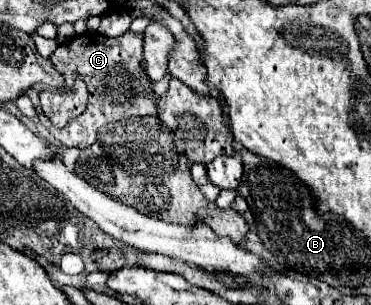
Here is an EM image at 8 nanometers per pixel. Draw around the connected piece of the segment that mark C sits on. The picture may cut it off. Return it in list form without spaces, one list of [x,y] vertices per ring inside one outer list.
[[[88,31],[84,35],[72,37],[64,45],[58,45],[58,49],[50,55],[50,61],[58,71],[62,71],[64,77],[70,77],[72,73],[80,73],[90,91],[86,111],[80,117],[76,117],[74,121],[70,121],[64,129],[56,129],[44,115],[40,106],[40,92],[51,88],[47,88],[46,84],[38,83],[25,93],[30,98],[39,121],[64,147],[86,149],[94,143],[94,139],[98,139],[98,129],[102,125],[108,125],[112,121],[130,119],[130,117],[156,115],[156,95],[152,95],[152,91],[150,91],[152,83],[144,77],[144,69],[140,69],[142,39],[144,39],[144,35],[134,33],[134,31],[128,31],[116,39]]]

